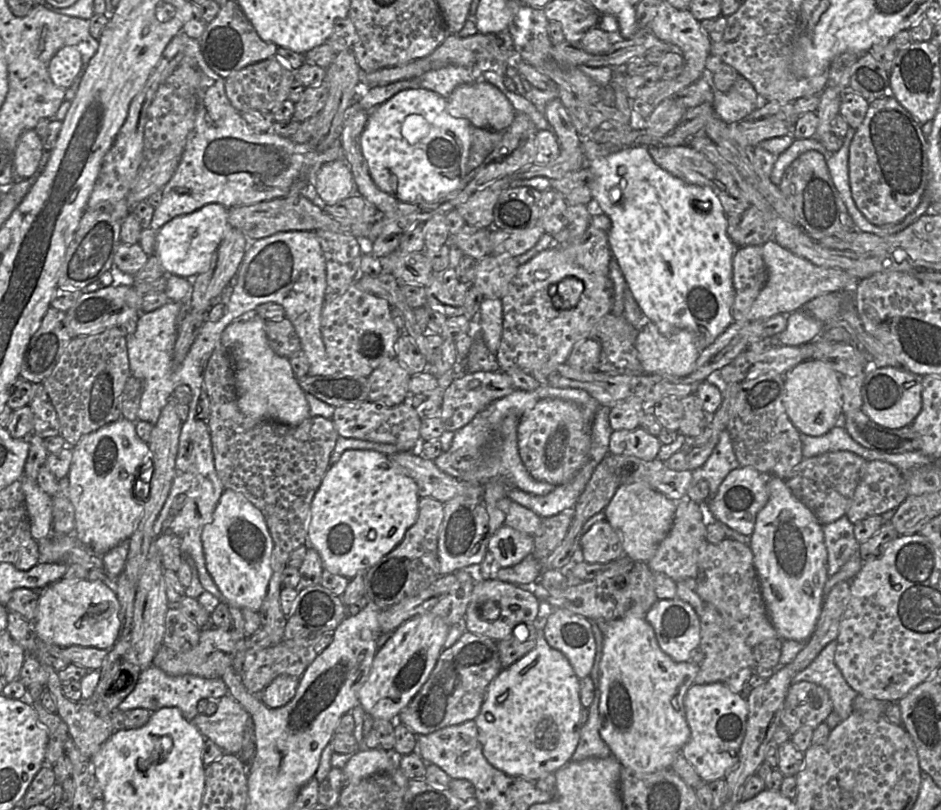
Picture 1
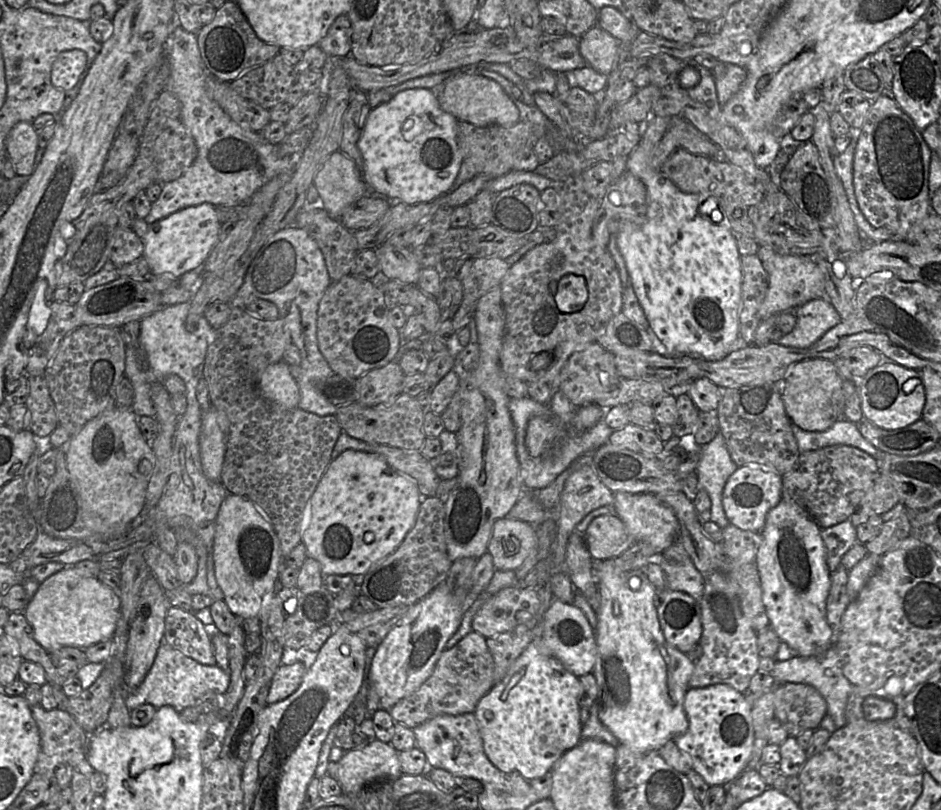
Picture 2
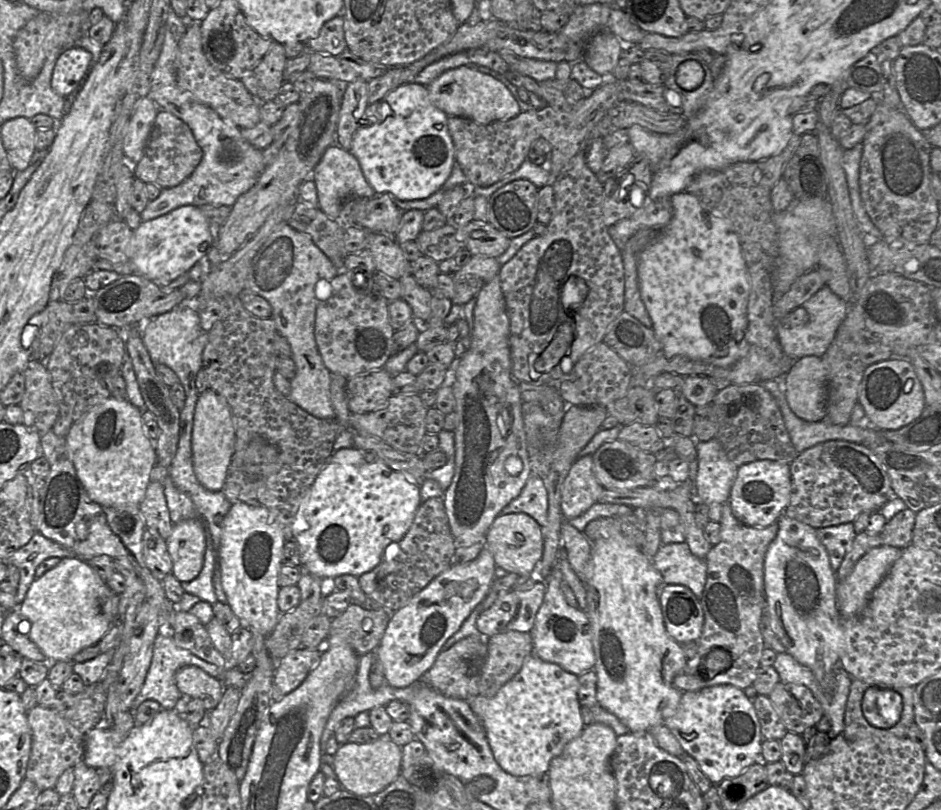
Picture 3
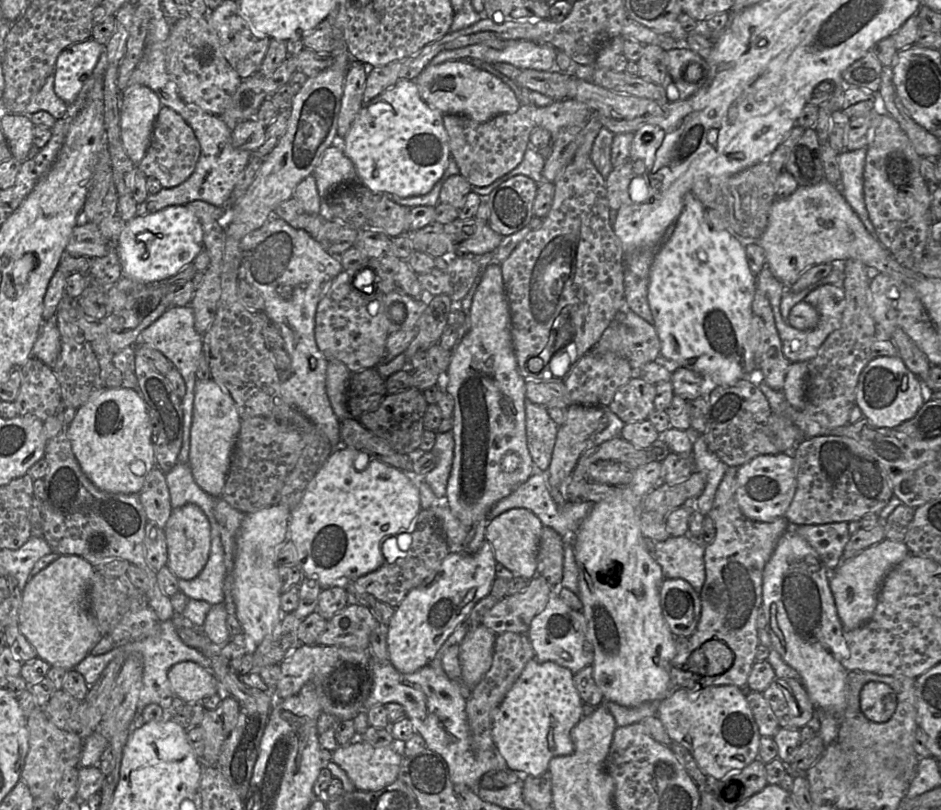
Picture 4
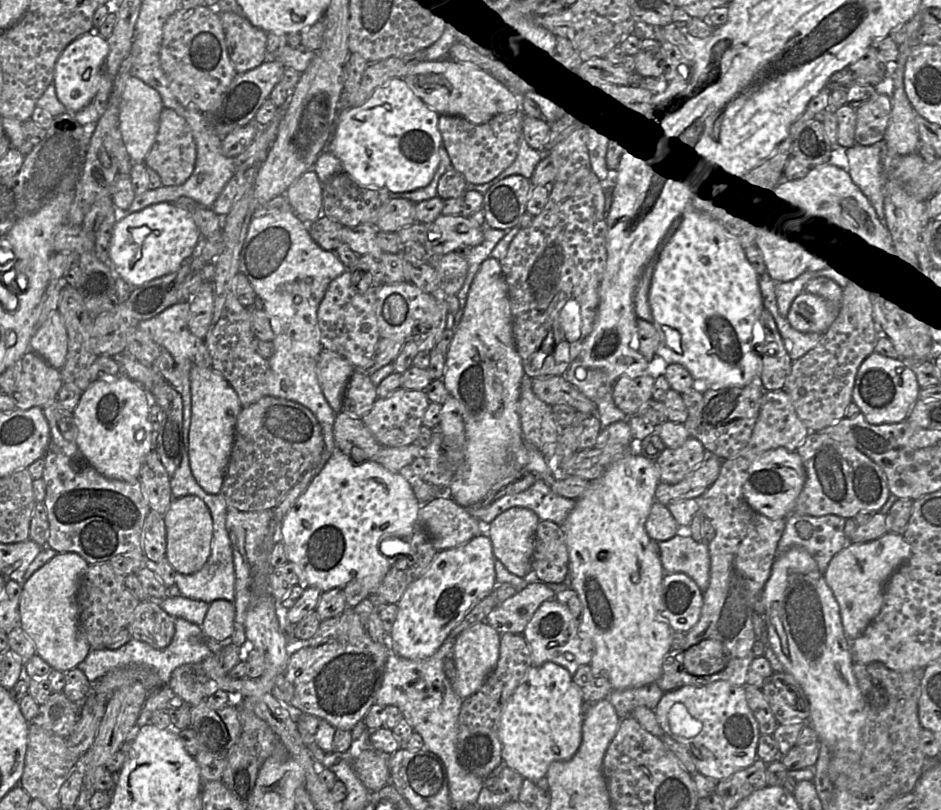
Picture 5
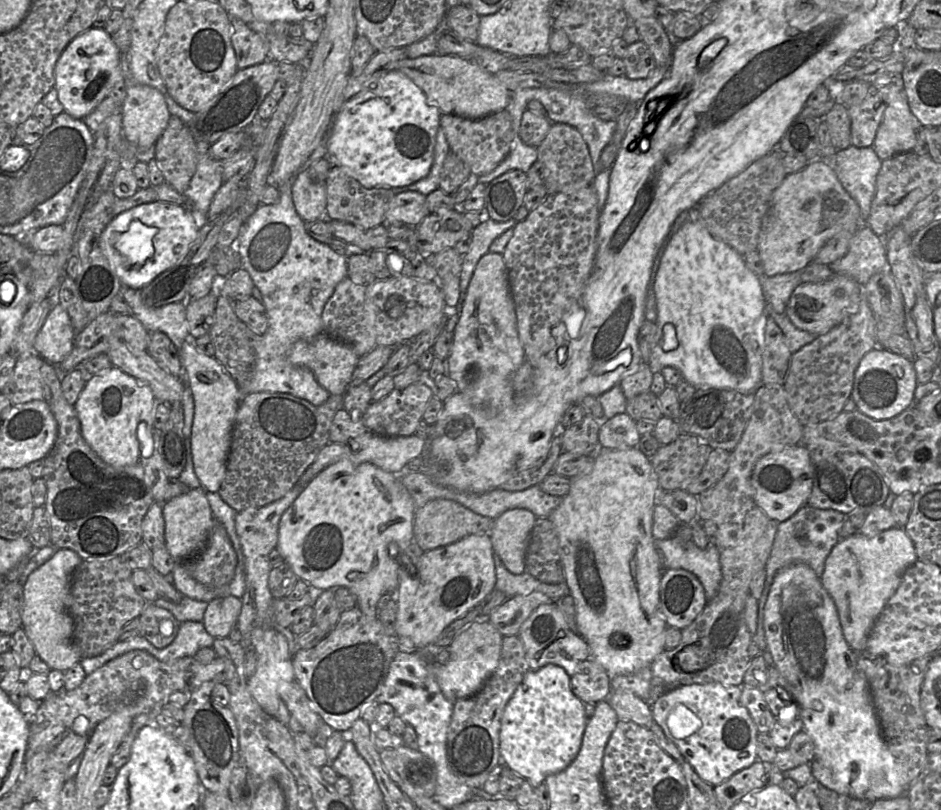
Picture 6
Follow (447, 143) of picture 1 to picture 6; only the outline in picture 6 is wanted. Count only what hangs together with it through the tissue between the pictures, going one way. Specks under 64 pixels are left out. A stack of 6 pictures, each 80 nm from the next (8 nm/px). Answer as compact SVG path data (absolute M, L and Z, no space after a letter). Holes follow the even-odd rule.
M389 71L342 104L328 137L325 157L331 165L350 170L346 172L366 188L411 185L426 177L431 170L441 115L409 77L399 71Z

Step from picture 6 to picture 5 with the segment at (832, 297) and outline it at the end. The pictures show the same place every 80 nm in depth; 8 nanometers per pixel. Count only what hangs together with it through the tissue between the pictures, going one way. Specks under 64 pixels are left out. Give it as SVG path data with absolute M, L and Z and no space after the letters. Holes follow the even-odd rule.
M803 291L793 300L786 318L798 331L824 333L838 314L839 306L835 303Z

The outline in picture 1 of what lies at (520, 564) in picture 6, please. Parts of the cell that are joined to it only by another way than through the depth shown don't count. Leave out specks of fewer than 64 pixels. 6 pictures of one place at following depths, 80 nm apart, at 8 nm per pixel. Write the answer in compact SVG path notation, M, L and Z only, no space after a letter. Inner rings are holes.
M503 524L488 543L488 551L492 553L496 568L517 565L532 553L534 537Z

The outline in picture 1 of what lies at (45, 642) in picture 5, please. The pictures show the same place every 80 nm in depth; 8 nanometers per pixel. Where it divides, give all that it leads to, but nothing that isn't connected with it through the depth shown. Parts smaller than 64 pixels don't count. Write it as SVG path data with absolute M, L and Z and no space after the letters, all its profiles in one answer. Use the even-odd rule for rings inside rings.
M63 578L41 591L37 616L31 622L40 640L62 648L77 645L107 650L118 640L120 603L116 592L108 585L88 579Z

